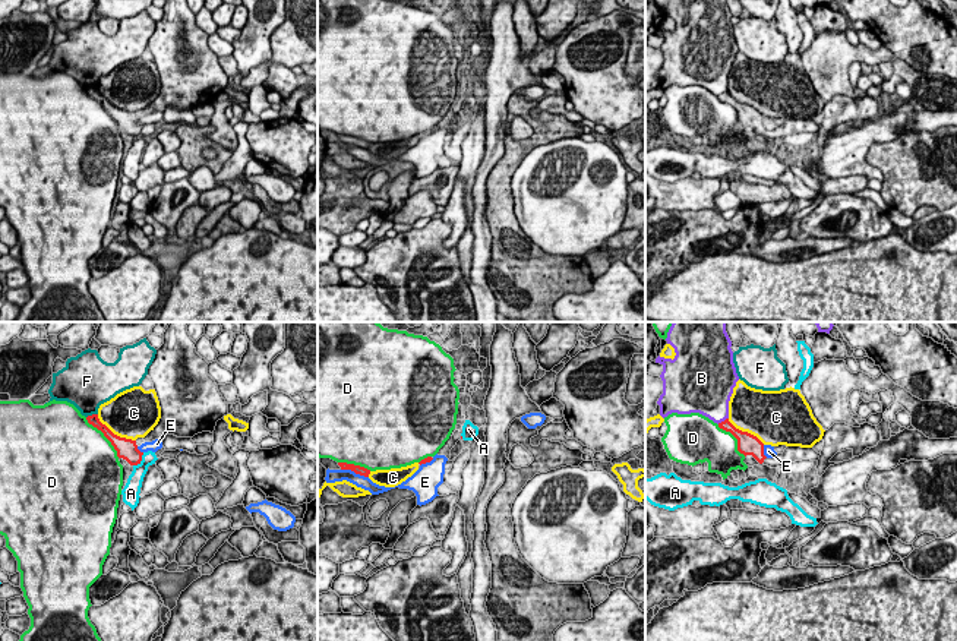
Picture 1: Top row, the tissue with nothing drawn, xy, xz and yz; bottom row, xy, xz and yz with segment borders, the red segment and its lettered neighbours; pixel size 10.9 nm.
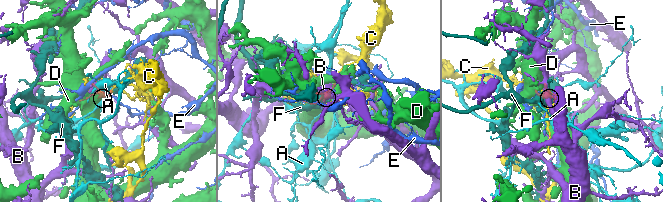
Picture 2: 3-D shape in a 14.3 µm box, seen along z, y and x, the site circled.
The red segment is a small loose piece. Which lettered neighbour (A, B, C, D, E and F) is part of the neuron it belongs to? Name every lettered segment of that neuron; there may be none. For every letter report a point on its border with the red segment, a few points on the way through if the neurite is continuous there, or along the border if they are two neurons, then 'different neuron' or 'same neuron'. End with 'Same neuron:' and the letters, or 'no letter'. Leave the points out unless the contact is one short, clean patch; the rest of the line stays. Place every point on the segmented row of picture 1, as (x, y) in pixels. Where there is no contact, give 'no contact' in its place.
A: meets red in xy at (141, 460); border along xy (144, 452), (142, 458), (133, 466); different neuron
B: meets red in yz at (722, 422); different neuron
C: meets red in xy at (113, 433); different neuron
D: meets red in xy at (104, 435); different neuron
E: meets red in xz at (354, 471); different neuron
F: meets red in xy at (92, 414); different neuron
Same neuron: no letter

